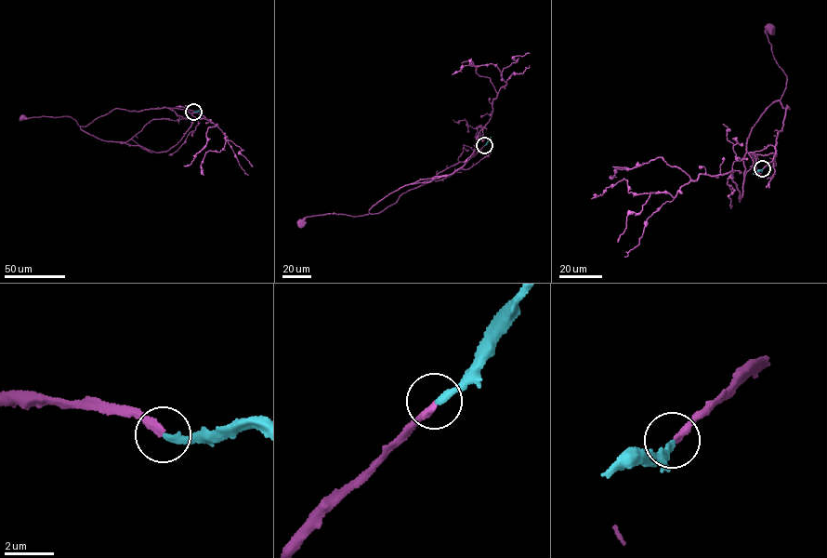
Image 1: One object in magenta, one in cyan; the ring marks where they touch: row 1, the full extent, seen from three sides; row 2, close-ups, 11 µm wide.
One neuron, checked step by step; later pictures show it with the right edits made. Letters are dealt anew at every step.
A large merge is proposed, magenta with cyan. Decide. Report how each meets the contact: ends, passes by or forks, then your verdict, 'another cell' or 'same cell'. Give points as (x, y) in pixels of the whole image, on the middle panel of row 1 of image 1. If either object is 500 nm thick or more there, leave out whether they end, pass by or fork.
magenta ends; cyan ends; same cell

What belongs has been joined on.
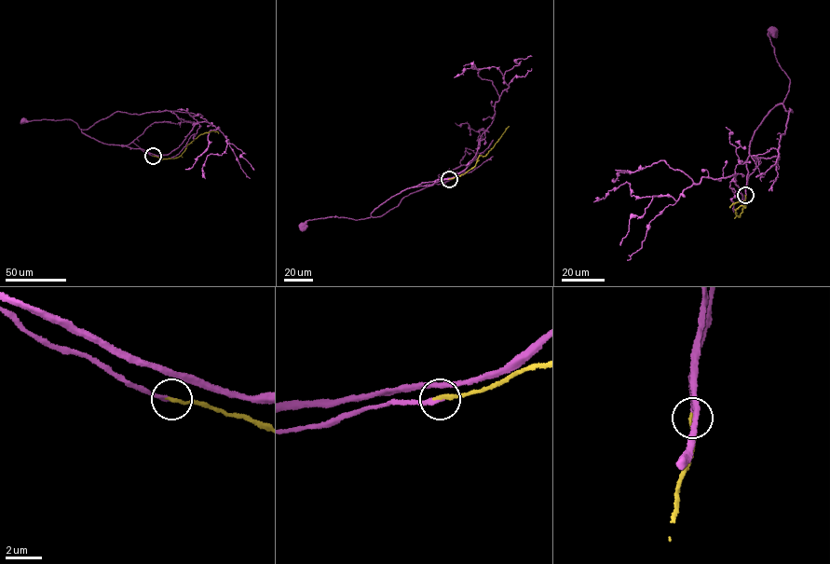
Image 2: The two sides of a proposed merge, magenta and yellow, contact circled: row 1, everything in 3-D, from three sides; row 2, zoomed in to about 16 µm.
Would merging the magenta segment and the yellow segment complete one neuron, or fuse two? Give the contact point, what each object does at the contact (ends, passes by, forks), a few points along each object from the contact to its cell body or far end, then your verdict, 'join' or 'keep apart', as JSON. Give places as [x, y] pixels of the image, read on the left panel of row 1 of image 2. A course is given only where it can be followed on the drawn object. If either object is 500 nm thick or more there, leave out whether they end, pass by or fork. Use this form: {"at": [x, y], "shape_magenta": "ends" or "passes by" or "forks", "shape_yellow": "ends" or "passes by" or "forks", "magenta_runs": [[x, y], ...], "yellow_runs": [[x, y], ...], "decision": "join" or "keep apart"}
{"at": [153, 156], "shape_magenta": "ends", "shape_yellow": "ends", "magenta_runs": [[153, 156], [132, 143], [123, 145], [102, 144], [84, 133], [70, 119], [24, 119]], "yellow_runs": [[153, 156], [176, 158], [200, 134], [211, 130], [218, 133]], "decision": "join"}

